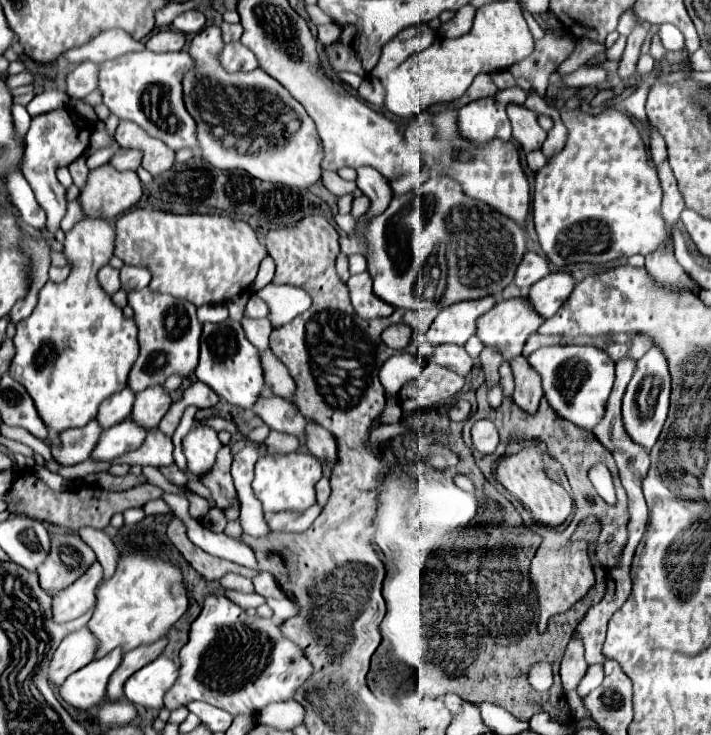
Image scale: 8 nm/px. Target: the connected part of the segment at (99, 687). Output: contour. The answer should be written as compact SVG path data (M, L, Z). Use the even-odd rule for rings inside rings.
M113 649L101 659L91 661L83 669L75 671L65 679L65 683L59 687L61 697L77 707L77 709L89 709L105 701L107 697L107 683L117 665L121 665L123 649Z

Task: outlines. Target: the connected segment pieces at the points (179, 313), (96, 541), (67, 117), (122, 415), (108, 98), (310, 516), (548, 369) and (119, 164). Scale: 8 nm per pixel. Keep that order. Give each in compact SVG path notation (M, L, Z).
M147 287L129 293L129 305L135 311L135 323L139 327L141 345L141 353L129 373L129 387L139 393L149 385L165 383L165 379L173 373L187 377L199 361L201 323L197 319L195 305L185 299L153 293Z
M83 527L79 529L79 535L85 537L85 541L89 545L93 545L93 551L97 553L97 561L103 565L105 569L105 579L111 577L111 573L117 567L117 559L119 559L119 549L115 545L115 541L99 529L91 529L91 527Z
M57 109L57 111L49 111L43 115L33 117L31 127L25 135L25 157L23 157L23 175L27 179L27 183L31 185L37 203L43 207L43 211L47 213L47 229L43 231L45 237L53 237L53 231L59 229L59 221L65 215L65 205L67 205L67 197L65 197L65 187L59 183L57 179L57 169L63 165L73 163L77 157L81 157L89 145L89 137L93 131L93 125L79 117L71 117L73 113L67 109Z
M125 387L121 393L115 393L113 397L109 397L99 407L99 413L97 413L99 425L103 429L107 429L107 427L113 427L113 425L125 421L133 411L133 401L135 401L135 393L129 387Z
M143 49L137 53L127 53L99 65L99 91L103 95L103 103L109 107L111 113L115 113L119 119L135 121L151 137L161 139L169 149L197 149L195 121L185 111L181 99L181 77L191 67L193 59L187 51L153 53L149 49Z
M313 505L307 509L303 515L293 515L293 513L265 513L265 521L271 527L271 531L285 531L285 533L299 533L305 531L321 513L319 505Z
M551 345L529 355L531 367L543 379L543 393L555 413L581 429L591 431L605 415L605 405L615 383L615 365L593 345Z
M119 149L111 157L109 163L119 171L125 171L125 169L137 171L141 167L141 151L137 151L137 149Z

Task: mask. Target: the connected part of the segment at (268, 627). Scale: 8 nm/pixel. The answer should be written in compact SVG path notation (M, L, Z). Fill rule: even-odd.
M211 595L205 599L201 615L191 623L189 643L181 649L179 659L181 659L179 677L165 695L165 705L171 711L191 701L205 701L209 705L225 709L233 717L259 713L269 703L293 699L297 689L301 689L307 683L307 677L313 675L313 665L301 653L301 647L289 641L273 619L265 619L259 615L249 617L241 607L237 607L225 595L219 597Z

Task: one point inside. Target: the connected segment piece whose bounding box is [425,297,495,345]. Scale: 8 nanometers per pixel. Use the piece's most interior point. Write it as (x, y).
(456, 324)

